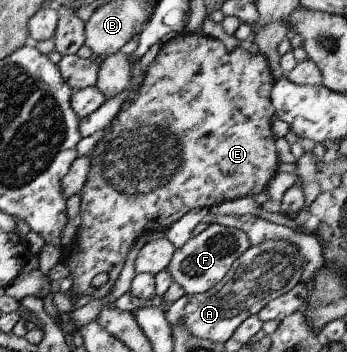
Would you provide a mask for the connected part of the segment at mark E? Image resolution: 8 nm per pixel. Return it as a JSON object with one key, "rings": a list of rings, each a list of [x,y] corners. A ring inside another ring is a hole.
{"rings":[[[203,33],[179,34],[161,45],[135,97],[123,105],[104,131],[105,137],[88,153],[92,162],[80,192],[81,211],[73,242],[77,251],[71,259],[64,258],[77,295],[89,295],[92,299],[107,297],[124,267],[133,241],[144,233],[168,229],[193,209],[211,209],[219,203],[243,197],[253,197],[260,207],[263,206],[281,164],[271,129],[274,81],[265,55],[251,54],[241,47],[227,51],[220,39]],[[100,273],[107,273],[108,281],[101,287],[93,287],[91,282]]]}

